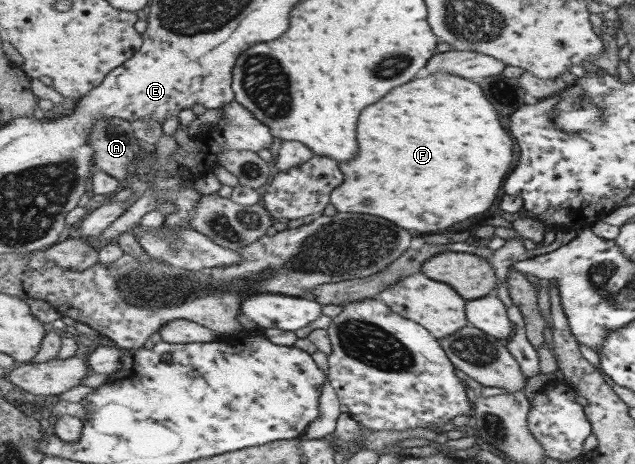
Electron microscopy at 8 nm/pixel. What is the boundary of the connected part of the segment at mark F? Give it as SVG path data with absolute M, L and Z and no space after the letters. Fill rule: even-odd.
M432 74L432 76L426 76L424 80L418 78L414 82L408 82L406 86L400 86L398 90L392 90L382 102L370 106L370 110L362 110L362 122L358 124L358 142L362 142L362 154L358 154L358 158L354 158L354 162L342 162L340 164L346 180L344 180L342 186L338 186L332 191L332 211L374 214L374 216L390 218L392 222L398 222L398 226L402 226L402 228L420 230L420 232L442 230L442 228L454 226L458 222L464 222L464 220L468 220L476 214L482 214L482 212L490 210L492 204L496 202L498 194L500 194L500 188L502 188L506 176L510 174L510 170L514 166L514 154L516 154L514 152L514 140L512 140L510 134L506 134L506 128L502 126L496 108L486 100L484 90L478 84L470 82L470 80L464 80L460 76L448 76L448 74Z

